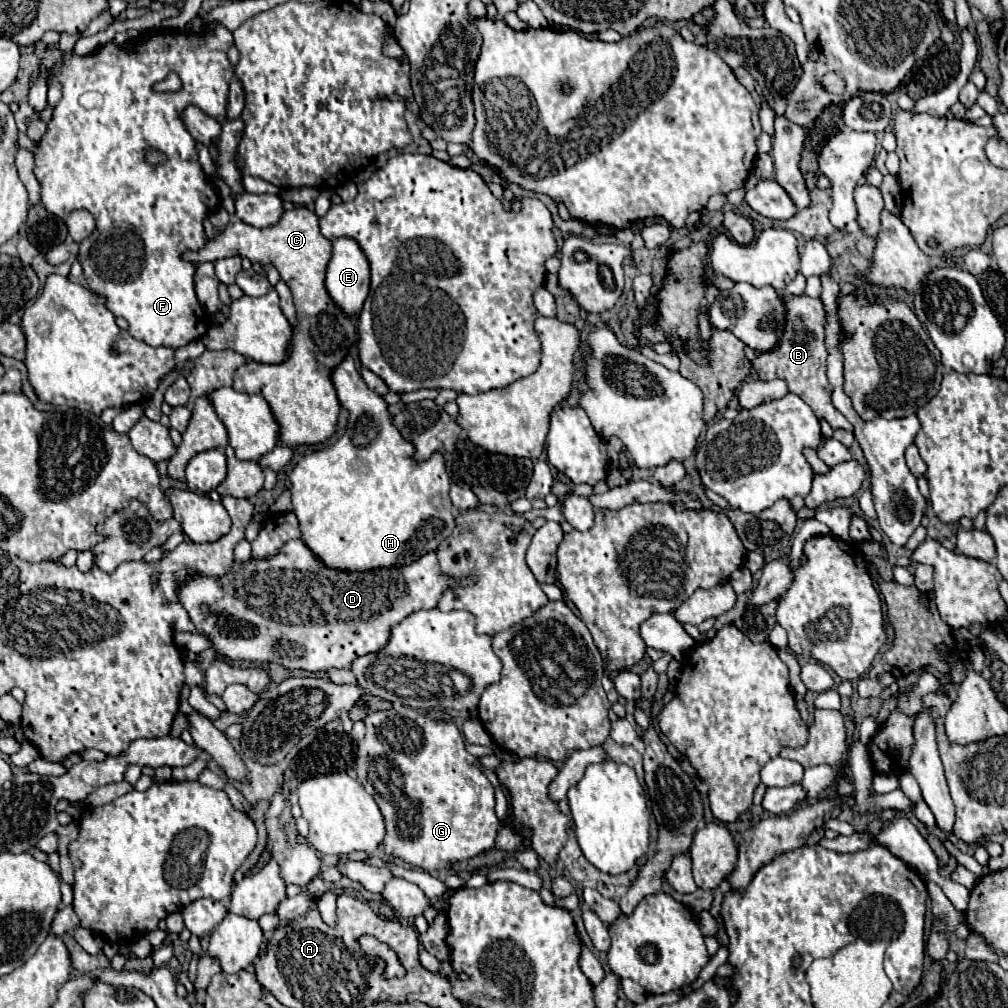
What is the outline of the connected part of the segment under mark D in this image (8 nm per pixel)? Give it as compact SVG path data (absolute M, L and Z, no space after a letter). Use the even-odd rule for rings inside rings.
M291 540L287 542L281 552L277 552L271 558L251 558L247 562L233 562L233 566L229 568L227 576L219 576L219 580L211 580L211 576L191 576L191 580L187 580L187 584L183 584L183 588L179 588L179 604L183 604L183 608L187 610L187 614L191 616L191 622L195 624L195 628L199 628L199 634L205 636L211 642L211 650L215 650L217 654L223 654L231 660L249 660L249 662L275 662L287 670L309 670L309 672L329 672L331 668L349 668L351 662L363 654L371 654L381 650L387 644L389 638L389 630L391 626L399 624L407 614L411 614L413 610L421 610L421 608L435 608L439 602L439 596L443 590L455 586L455 580L449 576L443 576L439 572L439 562L435 558L435 552L425 554L423 558L419 558L417 562L403 566L403 568L393 568L393 578L391 578L391 570L373 570L373 572L337 572L337 570L329 570L325 568L313 554L311 550L301 542L301 540ZM279 644L287 644L289 650L279 650Z

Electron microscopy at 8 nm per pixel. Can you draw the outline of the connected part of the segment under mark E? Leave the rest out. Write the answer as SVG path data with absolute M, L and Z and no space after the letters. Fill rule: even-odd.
M351 238L333 240L333 254L325 276L327 294L345 314L355 316L369 294L369 264L361 248Z

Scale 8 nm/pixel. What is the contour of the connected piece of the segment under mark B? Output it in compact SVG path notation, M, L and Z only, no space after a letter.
M781 294L781 304L785 308L785 328L779 336L779 342L773 350L757 354L757 358L751 362L753 368L759 374L759 380L771 382L771 380L785 380L791 394L797 394L819 420L827 420L833 430L843 428L851 432L851 422L833 406L831 394L833 386L827 378L827 346L825 346L825 324L827 324L827 312L821 302L821 298L811 298L807 294L793 296L793 294Z

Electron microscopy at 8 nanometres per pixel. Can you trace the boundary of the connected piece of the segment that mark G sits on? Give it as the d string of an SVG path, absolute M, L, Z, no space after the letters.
M407 706L371 712L363 722L367 734L359 742L355 772L385 816L387 834L383 848L387 854L423 870L443 870L451 862L473 858L495 846L495 836L501 826L495 814L495 788L477 768L475 756L465 750L465 738L455 724L435 722Z

